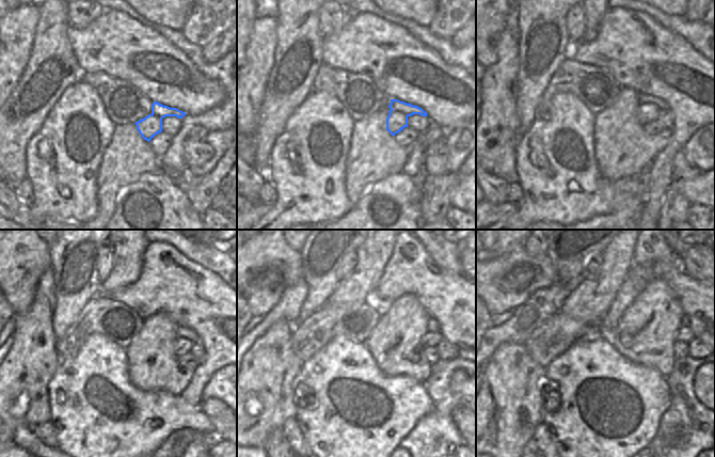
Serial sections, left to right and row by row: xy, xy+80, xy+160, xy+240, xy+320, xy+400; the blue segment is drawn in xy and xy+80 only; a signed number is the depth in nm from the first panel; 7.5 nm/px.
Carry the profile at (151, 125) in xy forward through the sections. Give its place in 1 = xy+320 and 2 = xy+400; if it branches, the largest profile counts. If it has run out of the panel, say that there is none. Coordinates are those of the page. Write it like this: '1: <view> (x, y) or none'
1: xy+320 (431, 339)
2: xy+400 (684, 334)

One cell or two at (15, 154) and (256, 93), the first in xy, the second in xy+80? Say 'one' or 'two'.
two

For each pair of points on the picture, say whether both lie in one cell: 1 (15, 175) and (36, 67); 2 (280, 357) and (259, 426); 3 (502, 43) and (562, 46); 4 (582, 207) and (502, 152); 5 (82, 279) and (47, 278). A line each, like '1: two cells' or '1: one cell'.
1: one cell
2: one cell
3: two cells
4: two cells
5: two cells

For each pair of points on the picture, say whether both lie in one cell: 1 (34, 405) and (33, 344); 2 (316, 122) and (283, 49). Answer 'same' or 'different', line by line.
1: same
2: different

